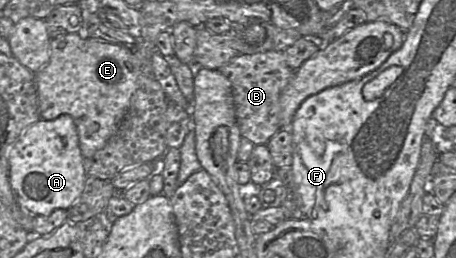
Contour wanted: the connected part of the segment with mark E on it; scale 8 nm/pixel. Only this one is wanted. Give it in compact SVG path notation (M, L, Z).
M84 33L59 35L50 39L48 64L35 73L39 115L43 120L54 120L61 114L70 115L77 128L82 156L91 158L116 133L137 90L138 78L144 72L140 60L128 47L99 41Z

